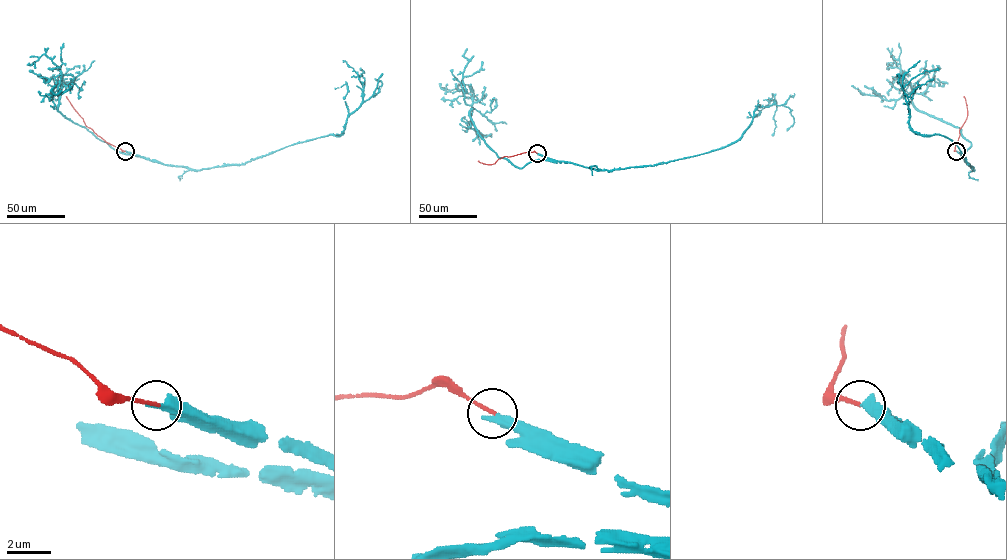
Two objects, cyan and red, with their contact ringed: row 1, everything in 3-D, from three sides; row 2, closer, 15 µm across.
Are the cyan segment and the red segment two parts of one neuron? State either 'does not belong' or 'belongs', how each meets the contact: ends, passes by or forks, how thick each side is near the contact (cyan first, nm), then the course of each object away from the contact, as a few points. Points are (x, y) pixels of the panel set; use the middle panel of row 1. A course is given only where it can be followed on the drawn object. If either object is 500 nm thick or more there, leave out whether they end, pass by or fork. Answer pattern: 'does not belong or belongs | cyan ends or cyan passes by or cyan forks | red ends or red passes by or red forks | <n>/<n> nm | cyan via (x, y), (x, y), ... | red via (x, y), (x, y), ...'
does not belong | cyan ends | red ends | 440/140 nm | cyan via (537, 153), (599, 170), (666, 163), (734, 143), (751, 123), (757, 107), (768, 107), (775, 100), (772, 135) | red via (537, 153), (504, 156), (489, 164), (478, 160)

